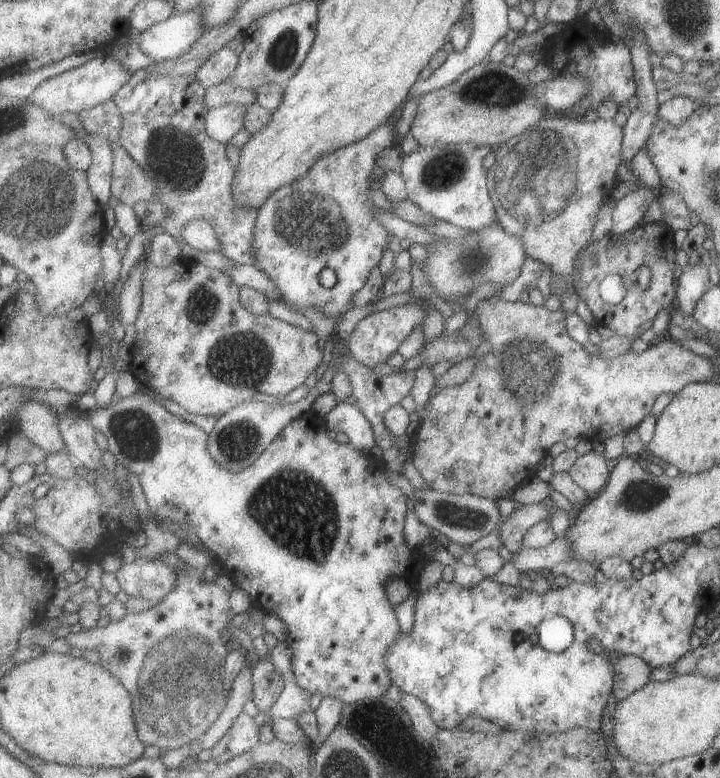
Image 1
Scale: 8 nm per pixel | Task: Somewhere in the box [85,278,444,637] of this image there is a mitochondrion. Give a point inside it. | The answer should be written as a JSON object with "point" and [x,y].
{"point":[296,510]}

